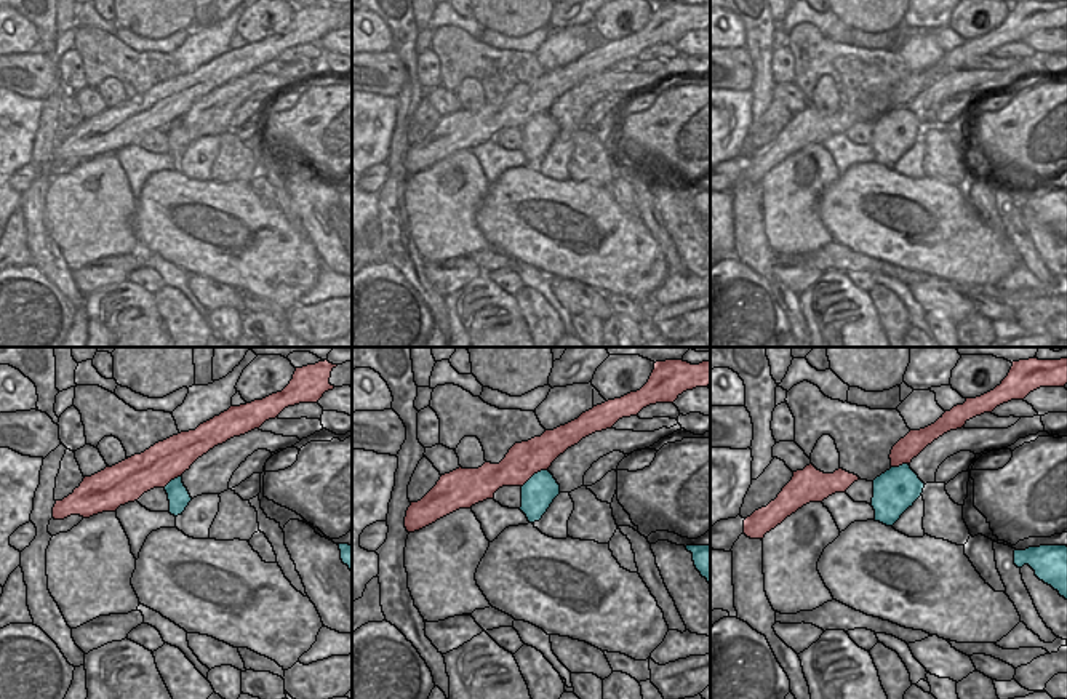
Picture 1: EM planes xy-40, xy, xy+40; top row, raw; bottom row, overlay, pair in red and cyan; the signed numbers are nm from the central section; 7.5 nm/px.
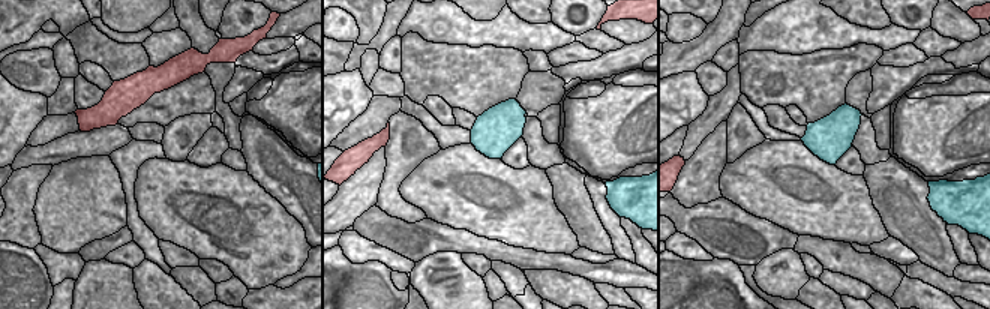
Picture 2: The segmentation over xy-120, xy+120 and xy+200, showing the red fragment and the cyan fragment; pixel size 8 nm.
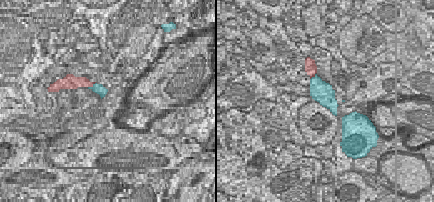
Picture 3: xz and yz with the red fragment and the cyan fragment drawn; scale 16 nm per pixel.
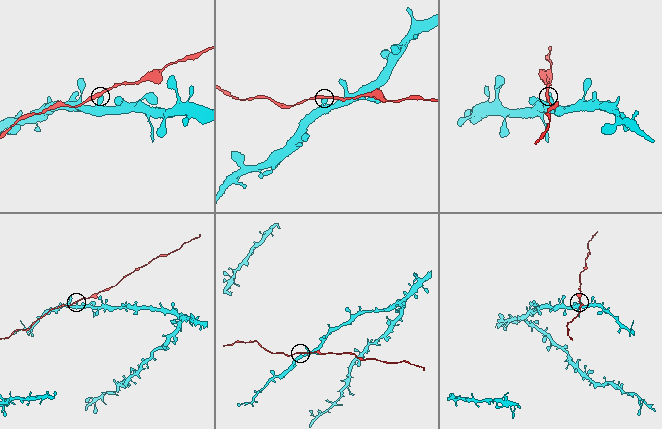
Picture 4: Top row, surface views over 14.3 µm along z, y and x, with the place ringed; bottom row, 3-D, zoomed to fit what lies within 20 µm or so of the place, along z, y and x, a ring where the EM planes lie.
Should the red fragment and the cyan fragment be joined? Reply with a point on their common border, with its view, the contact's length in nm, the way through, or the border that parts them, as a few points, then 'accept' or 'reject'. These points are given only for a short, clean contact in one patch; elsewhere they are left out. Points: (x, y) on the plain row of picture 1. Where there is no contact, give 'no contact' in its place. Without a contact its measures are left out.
meets red in xy at (533, 115); contact 240 nm long; border along xy (546, 111), (541, 111), (522, 128); reject

